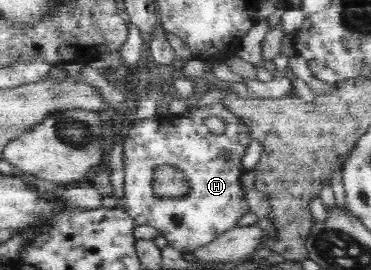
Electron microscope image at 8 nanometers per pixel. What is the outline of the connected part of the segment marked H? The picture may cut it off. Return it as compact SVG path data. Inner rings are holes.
M223 103L186 112L183 117L176 114L164 116L155 115L136 121L124 136L123 165L125 169L124 196L121 208L128 212L136 225L150 225L155 227L168 240L168 244L181 253L194 251L198 247L208 245L212 240L223 235L225 231L236 227L236 222L246 213L251 212L245 200L245 193L240 177L246 171L241 164L241 157L246 149L238 143L240 121L235 115L225 109ZM206 115L220 117L225 123L222 135L212 135L206 129ZM160 165L171 165L179 169L186 176L188 193L180 197L165 198L154 193L152 171Z

